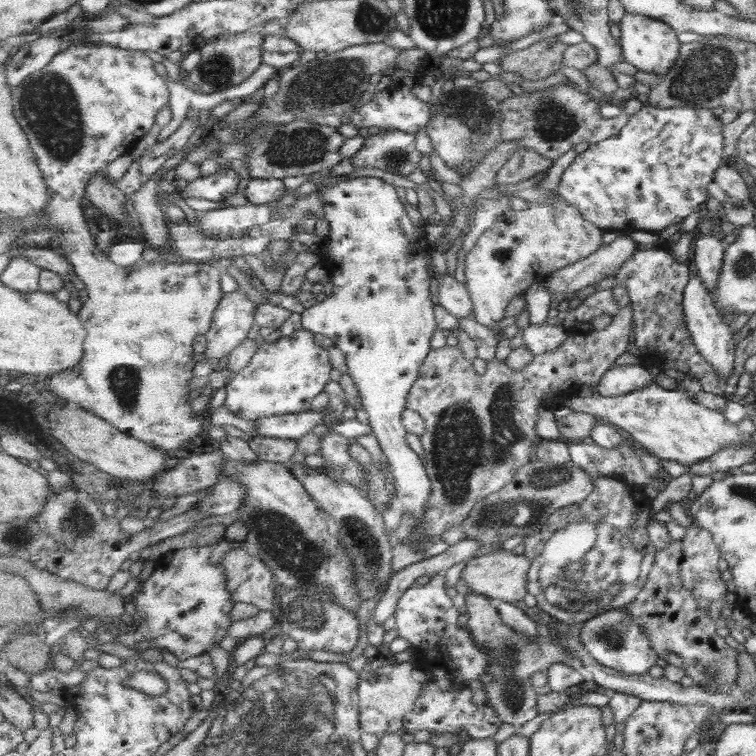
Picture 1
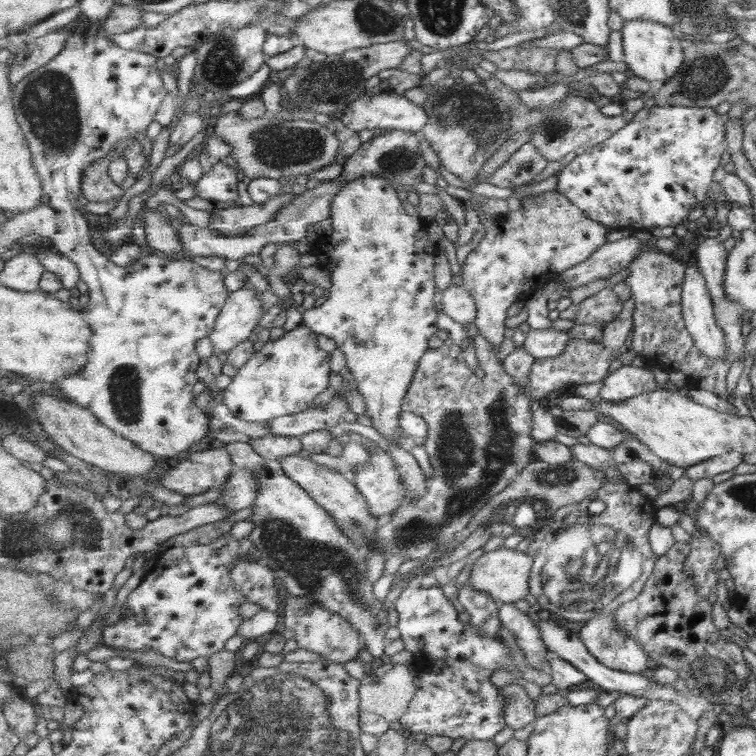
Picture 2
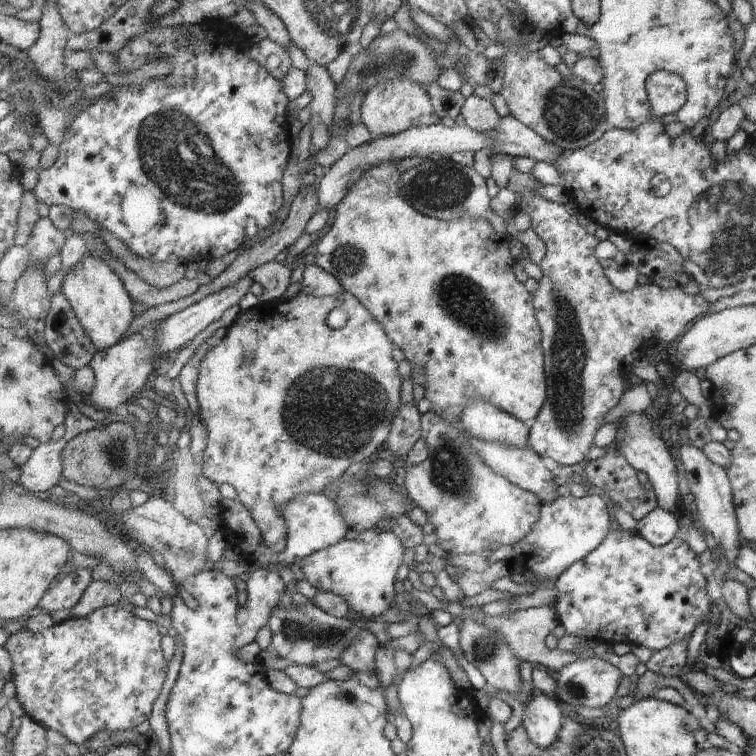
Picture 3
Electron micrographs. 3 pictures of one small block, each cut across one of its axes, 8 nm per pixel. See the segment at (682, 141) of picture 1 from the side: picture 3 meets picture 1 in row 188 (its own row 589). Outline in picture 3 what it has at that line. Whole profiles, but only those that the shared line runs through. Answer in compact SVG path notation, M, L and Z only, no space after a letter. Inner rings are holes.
M625 530L610 531L609 536L605 538L602 546L599 546L597 550L593 550L589 556L585 556L585 558L579 560L579 562L575 562L573 566L558 578L555 584L558 589L558 595L554 605L558 613L558 619L564 626L566 633L585 640L599 640L599 642L607 646L627 643L629 645L647 647L654 652L668 648L672 643L685 643L695 626L704 621L703 618L707 616L707 610L709 610L709 598L707 598L707 590L705 590L705 578L703 578L703 574L699 572L697 554L691 552L691 550L687 548L687 544L679 538L674 537L672 540L669 540L668 544L657 547L641 536L636 530L632 532L625 532Z

